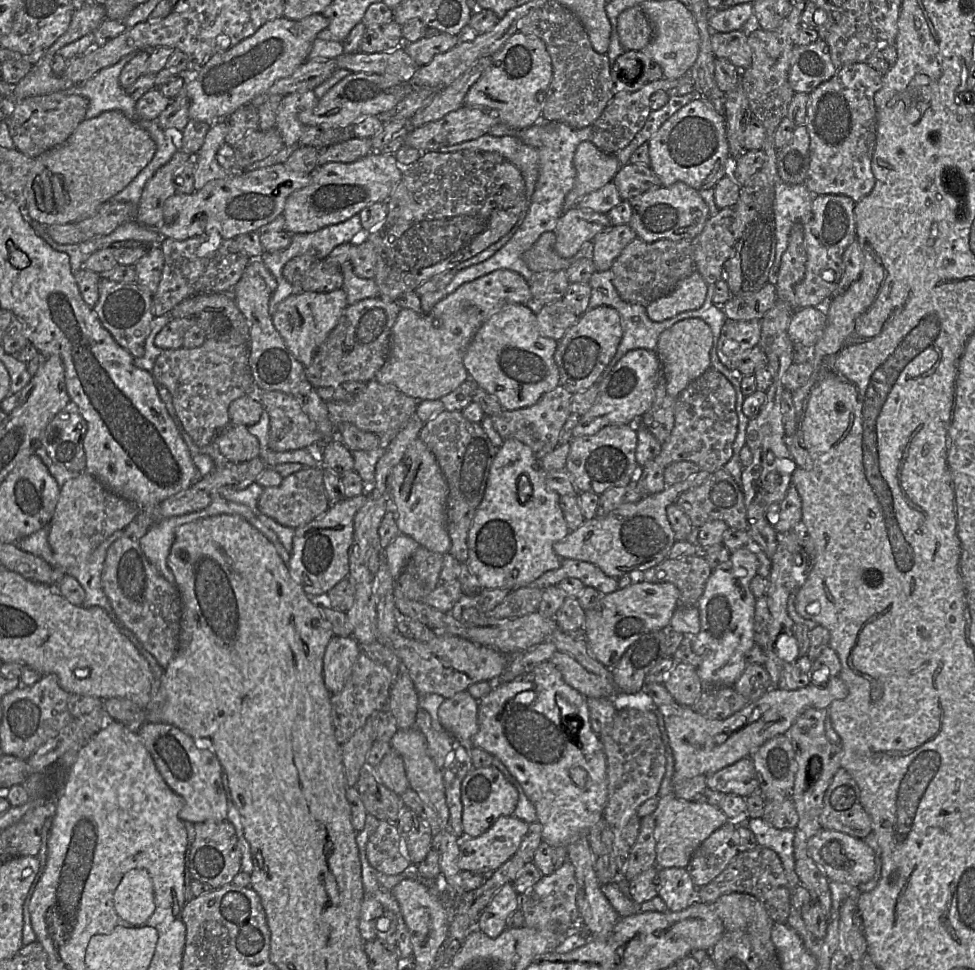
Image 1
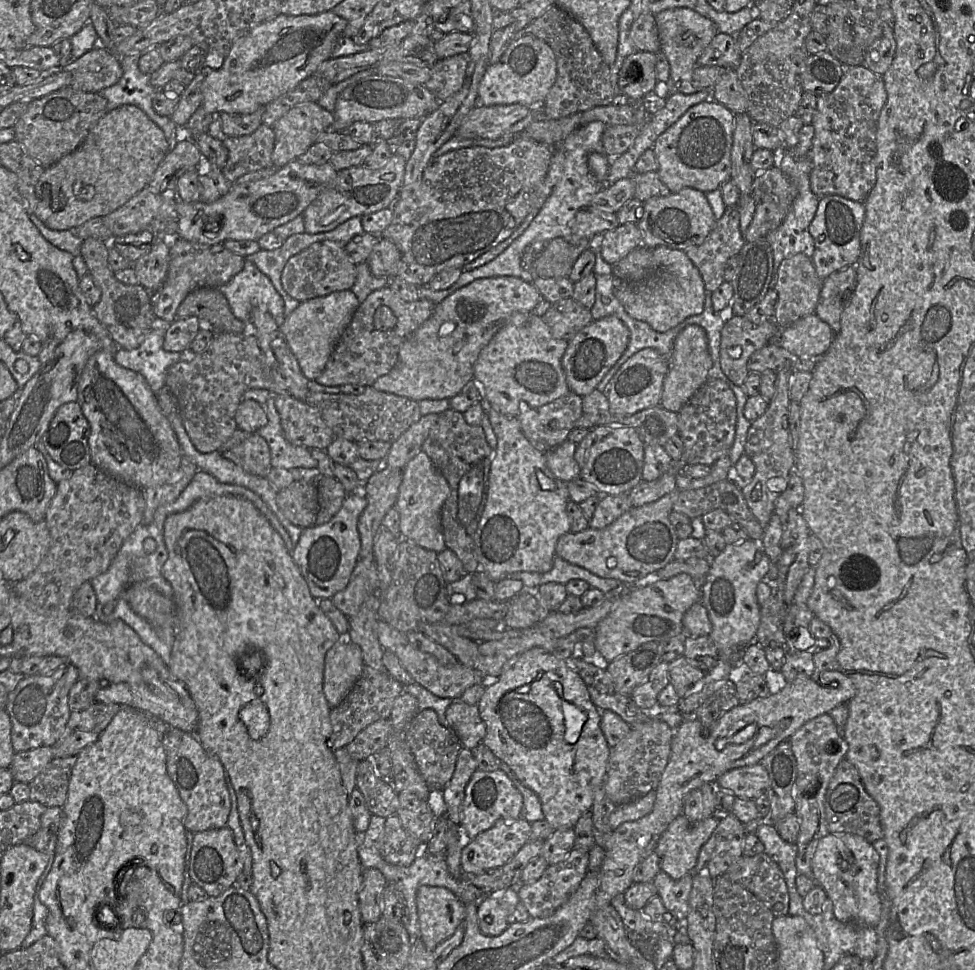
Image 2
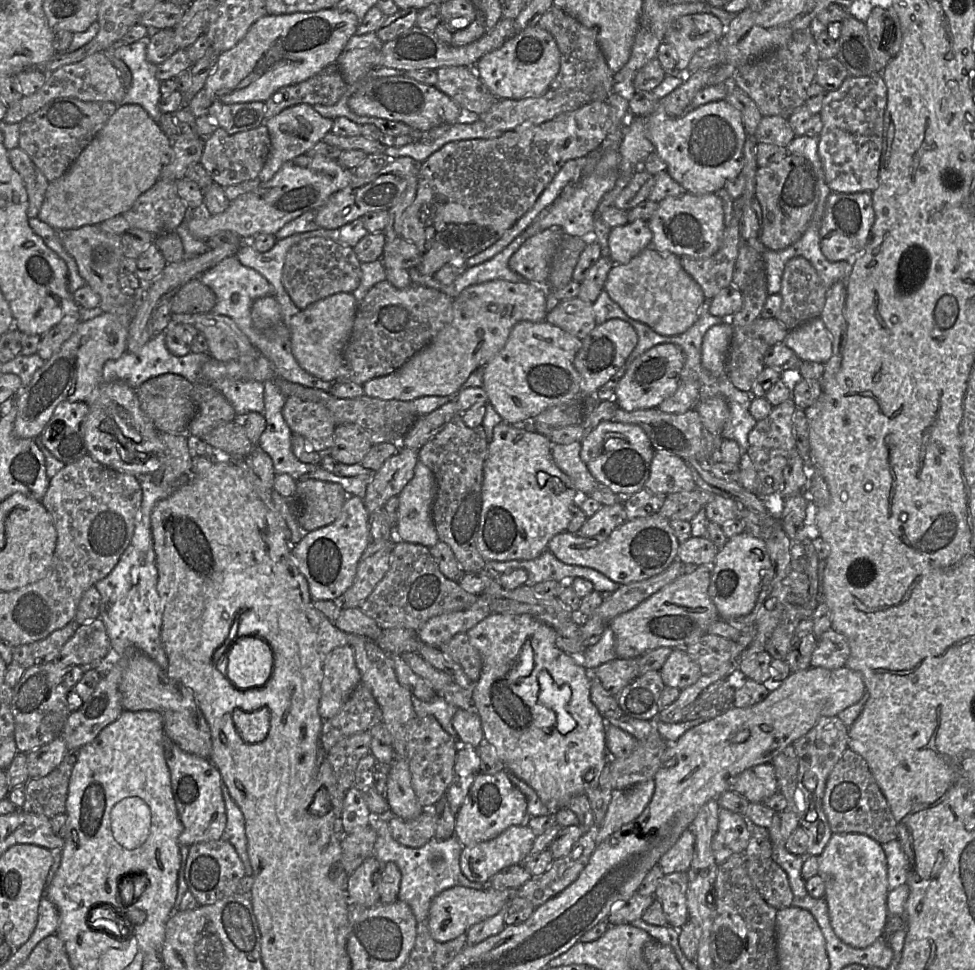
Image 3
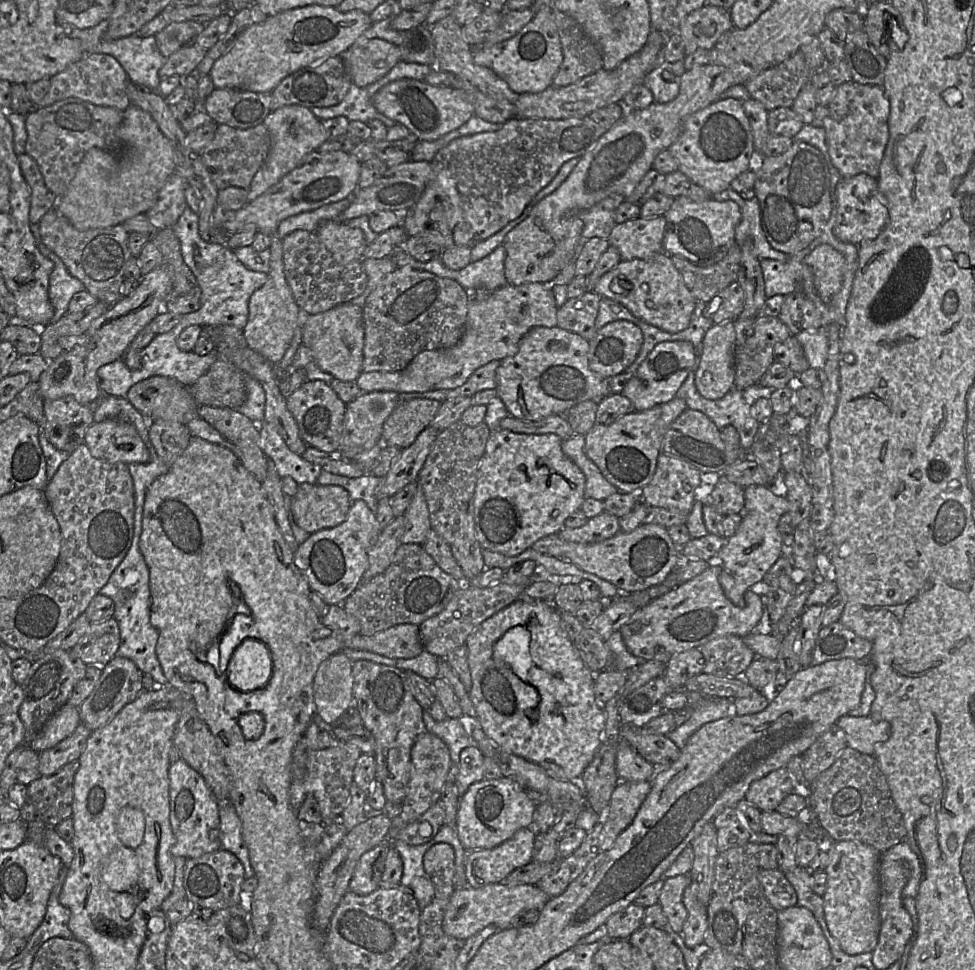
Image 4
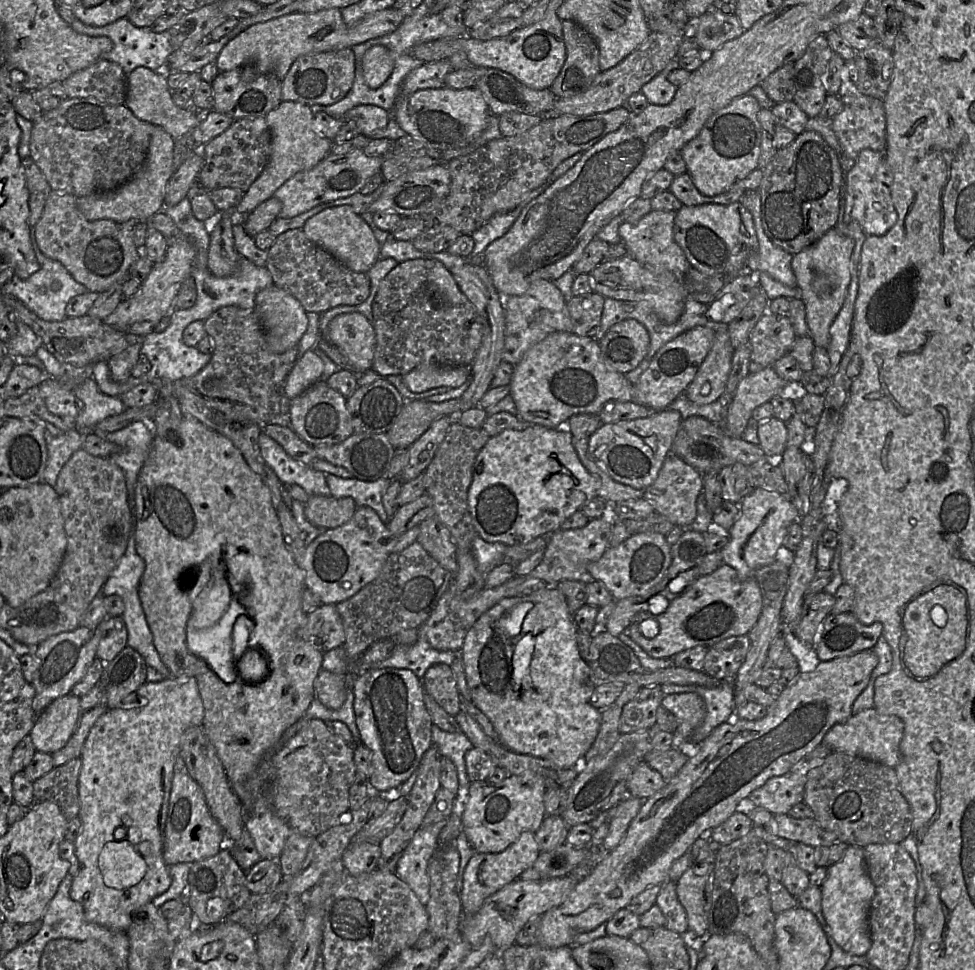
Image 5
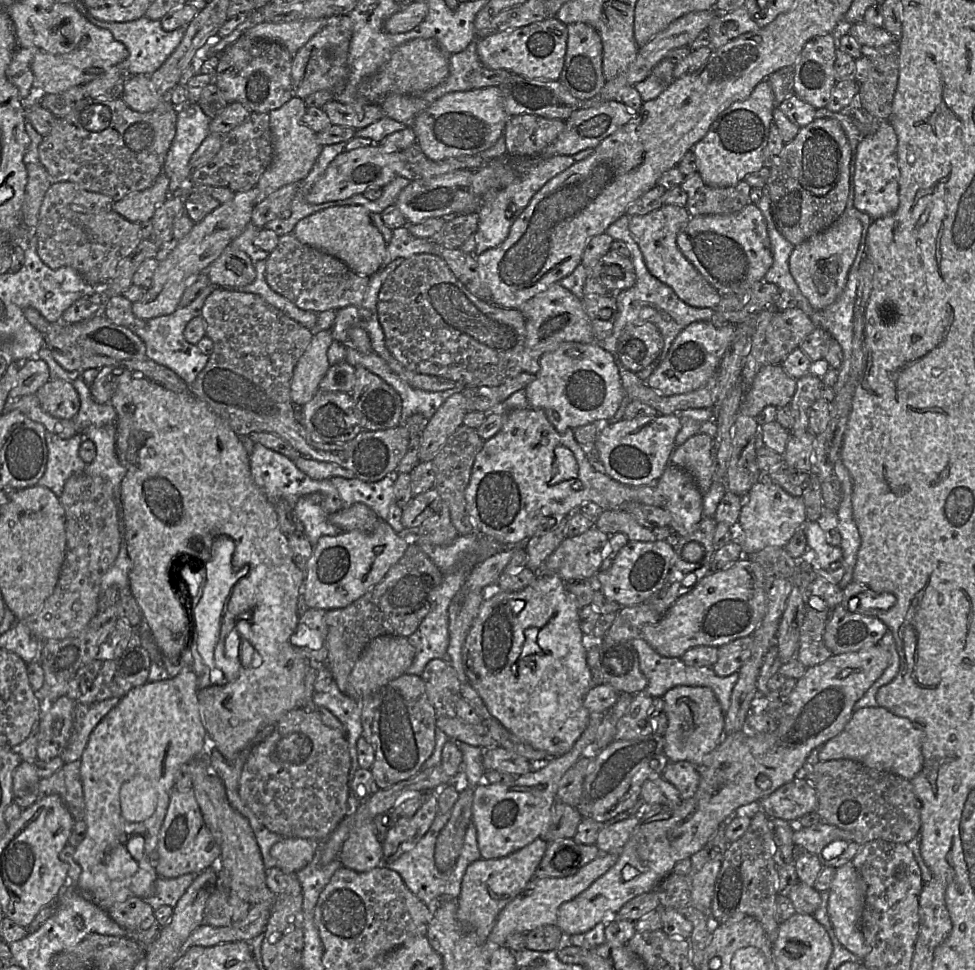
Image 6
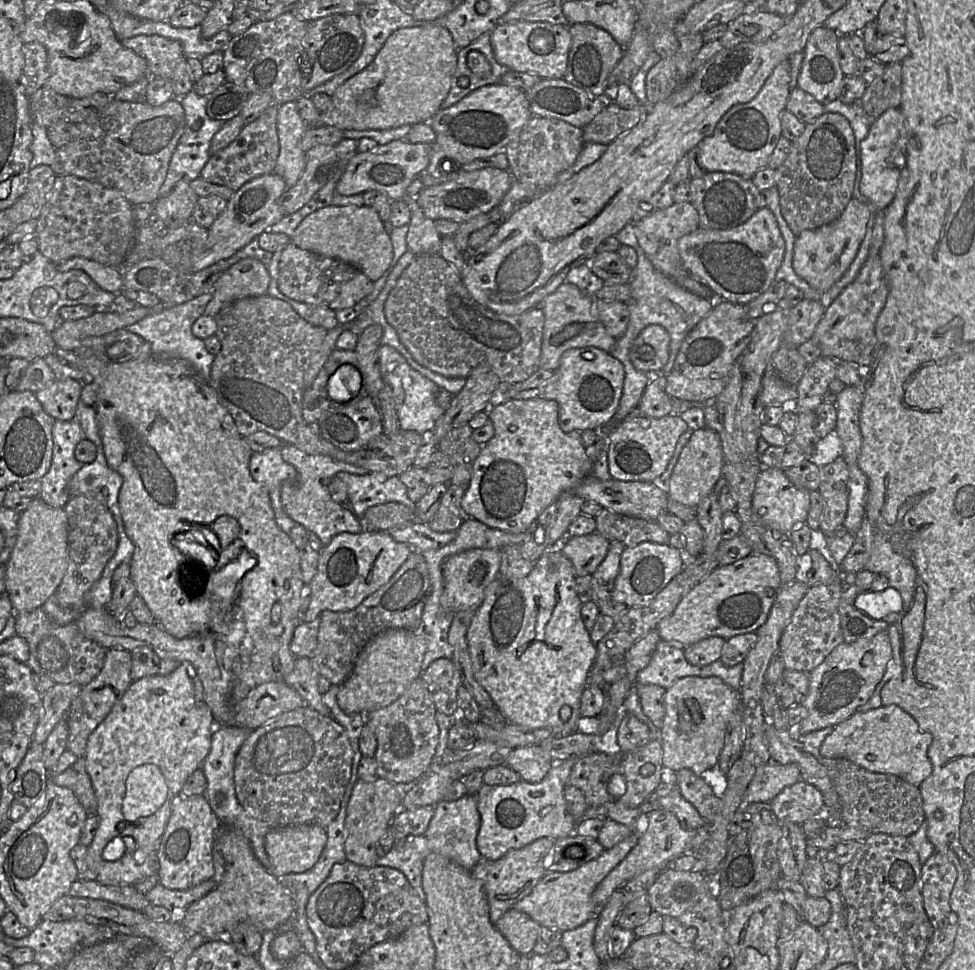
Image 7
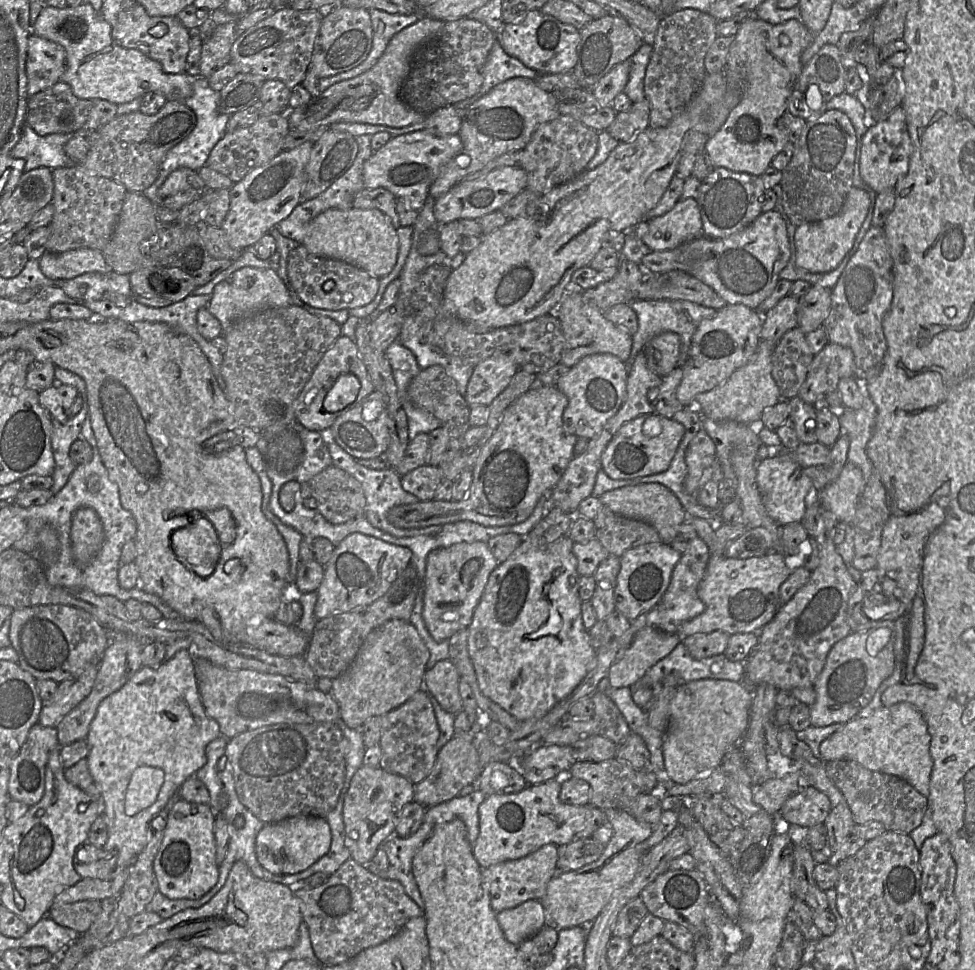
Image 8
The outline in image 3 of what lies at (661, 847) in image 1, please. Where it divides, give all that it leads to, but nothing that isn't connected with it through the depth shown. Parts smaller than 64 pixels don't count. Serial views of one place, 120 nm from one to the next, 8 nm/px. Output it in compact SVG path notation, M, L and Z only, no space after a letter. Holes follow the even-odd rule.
M690 829L685 830L677 842L661 857L659 866L664 875L687 872L694 857L695 836Z

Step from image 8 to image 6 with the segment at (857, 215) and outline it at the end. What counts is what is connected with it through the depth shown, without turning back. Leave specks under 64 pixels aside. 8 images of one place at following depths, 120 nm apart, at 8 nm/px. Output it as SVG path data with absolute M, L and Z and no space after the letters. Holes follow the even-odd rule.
M843 213L829 228L792 250L789 258L790 273L813 309L827 308L844 290L860 244L862 228L857 218Z

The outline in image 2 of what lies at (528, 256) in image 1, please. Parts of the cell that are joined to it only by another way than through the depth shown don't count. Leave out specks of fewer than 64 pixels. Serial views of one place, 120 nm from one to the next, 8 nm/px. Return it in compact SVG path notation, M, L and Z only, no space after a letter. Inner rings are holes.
M564 238L548 241L533 263L535 277L559 278L568 277L577 258L590 249L590 239L584 238L573 245Z

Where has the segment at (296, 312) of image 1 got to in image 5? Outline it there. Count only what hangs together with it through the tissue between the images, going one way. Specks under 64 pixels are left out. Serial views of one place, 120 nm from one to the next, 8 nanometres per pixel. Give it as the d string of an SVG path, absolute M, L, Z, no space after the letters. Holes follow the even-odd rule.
M343 313L334 317L324 336L342 353L347 367L356 374L372 369L376 335L371 322L361 313Z

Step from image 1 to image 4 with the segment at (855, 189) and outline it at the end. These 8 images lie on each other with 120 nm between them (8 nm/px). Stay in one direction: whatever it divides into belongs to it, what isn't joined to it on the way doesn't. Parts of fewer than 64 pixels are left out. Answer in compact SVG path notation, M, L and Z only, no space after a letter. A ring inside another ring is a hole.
M854 81L842 83L836 88L828 108L829 114L824 119L823 128L826 132L828 153L834 167L842 178L860 173L878 178L889 139L890 103L883 87Z

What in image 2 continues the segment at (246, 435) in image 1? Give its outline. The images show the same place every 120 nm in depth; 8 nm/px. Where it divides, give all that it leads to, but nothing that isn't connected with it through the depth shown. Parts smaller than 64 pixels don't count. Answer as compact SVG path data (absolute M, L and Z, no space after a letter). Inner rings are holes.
M257 433L250 434L240 444L222 452L222 456L245 472L259 477L266 477L272 468L269 446Z

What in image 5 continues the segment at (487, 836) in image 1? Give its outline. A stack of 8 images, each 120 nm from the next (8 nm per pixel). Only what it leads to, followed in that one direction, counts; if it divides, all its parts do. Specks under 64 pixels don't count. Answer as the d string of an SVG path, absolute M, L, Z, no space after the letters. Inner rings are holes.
M530 831L523 832L515 843L500 853L476 853L468 862L463 876L460 893L463 915L474 915L488 897L517 880L530 868L540 853L535 834Z

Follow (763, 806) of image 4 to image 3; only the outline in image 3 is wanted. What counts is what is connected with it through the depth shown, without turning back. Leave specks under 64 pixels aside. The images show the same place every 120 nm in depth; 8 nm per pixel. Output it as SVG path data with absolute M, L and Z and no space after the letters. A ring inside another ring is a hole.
M765 763L746 769L730 780L730 789L750 803L763 803L778 792L775 769Z

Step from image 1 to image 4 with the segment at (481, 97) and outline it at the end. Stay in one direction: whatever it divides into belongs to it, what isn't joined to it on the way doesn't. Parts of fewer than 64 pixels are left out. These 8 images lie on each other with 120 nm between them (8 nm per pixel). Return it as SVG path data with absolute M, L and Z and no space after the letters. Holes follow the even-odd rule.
M555 5L543 6L533 20L512 38L491 47L473 49L474 62L492 70L516 94L541 93L552 86L563 62L563 50L554 21Z

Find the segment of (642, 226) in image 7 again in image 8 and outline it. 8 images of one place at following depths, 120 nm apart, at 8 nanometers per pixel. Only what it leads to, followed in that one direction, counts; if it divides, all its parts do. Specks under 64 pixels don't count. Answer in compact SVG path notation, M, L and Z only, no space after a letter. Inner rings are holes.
M681 198L662 216L648 222L641 240L651 251L666 251L703 235L698 202Z

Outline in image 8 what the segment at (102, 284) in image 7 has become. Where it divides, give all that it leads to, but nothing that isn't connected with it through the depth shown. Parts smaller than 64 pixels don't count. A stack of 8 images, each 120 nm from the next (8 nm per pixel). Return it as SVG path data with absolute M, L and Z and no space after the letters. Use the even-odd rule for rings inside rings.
M78 248L62 253L45 252L39 258L41 272L50 279L72 279L84 273L98 272L107 274L111 267L101 251Z

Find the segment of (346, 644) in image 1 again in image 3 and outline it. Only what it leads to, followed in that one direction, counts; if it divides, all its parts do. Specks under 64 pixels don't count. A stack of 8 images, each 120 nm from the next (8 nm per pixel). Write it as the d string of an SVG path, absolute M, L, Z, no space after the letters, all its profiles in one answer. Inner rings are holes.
M351 645L334 648L325 658L319 715L323 720L335 716L361 682Z

